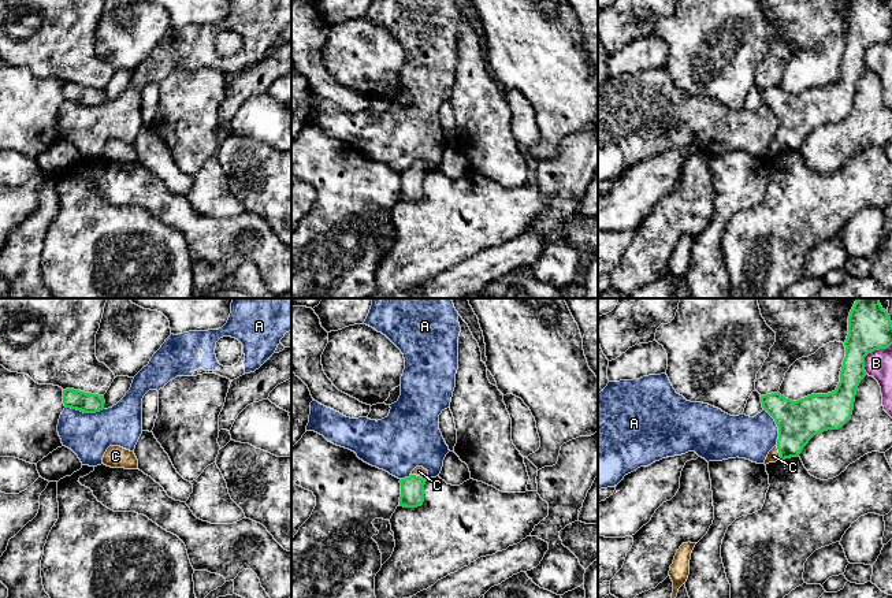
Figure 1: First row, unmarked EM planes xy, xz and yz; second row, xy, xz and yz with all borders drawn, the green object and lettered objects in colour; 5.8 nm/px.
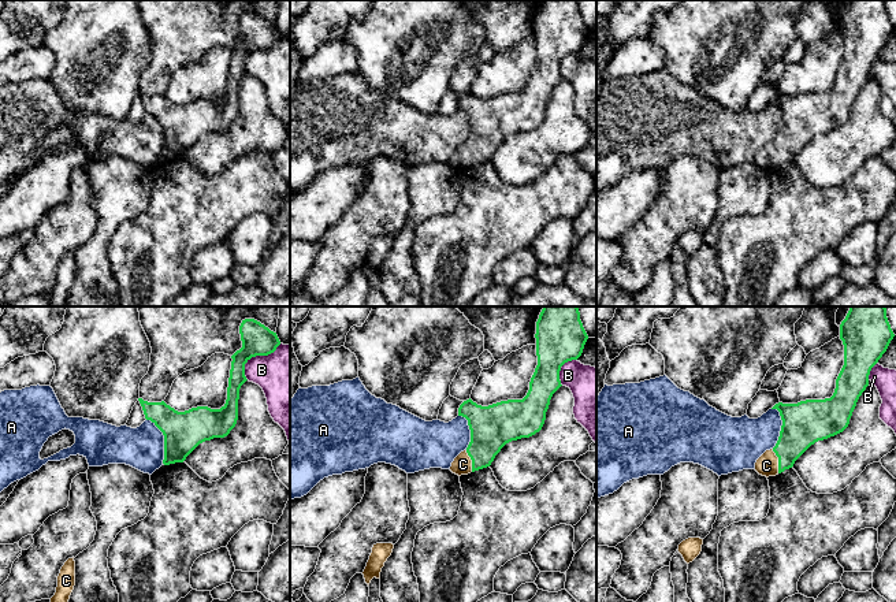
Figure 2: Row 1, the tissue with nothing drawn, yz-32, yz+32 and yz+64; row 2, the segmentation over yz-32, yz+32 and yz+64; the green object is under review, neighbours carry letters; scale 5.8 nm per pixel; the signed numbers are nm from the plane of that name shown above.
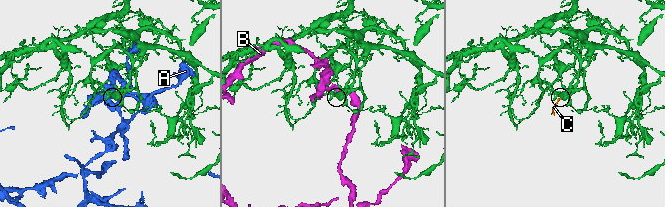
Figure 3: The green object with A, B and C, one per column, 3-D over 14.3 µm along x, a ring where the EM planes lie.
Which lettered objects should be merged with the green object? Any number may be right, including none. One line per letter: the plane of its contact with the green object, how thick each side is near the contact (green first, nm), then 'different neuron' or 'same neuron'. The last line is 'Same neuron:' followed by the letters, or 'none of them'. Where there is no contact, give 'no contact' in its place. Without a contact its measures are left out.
A: meets green in xy; 120 nm thick on the green side, 260 nm on the other; different neuron
B: meets green in yz; 260 nm thick on the green side, 160 nm on the other; different neuron
C: meets green in xz; 140 nm thick on the green side, 60 nm on the other; same neuron
Same neuron: C

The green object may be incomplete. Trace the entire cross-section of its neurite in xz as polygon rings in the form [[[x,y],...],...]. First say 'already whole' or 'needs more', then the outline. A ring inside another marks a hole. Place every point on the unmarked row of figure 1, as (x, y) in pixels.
needs more; [[[416,160],[409,171],[401,172],[399,200],[417,201],[424,196],[424,178],[428,174],[428,164]]]

